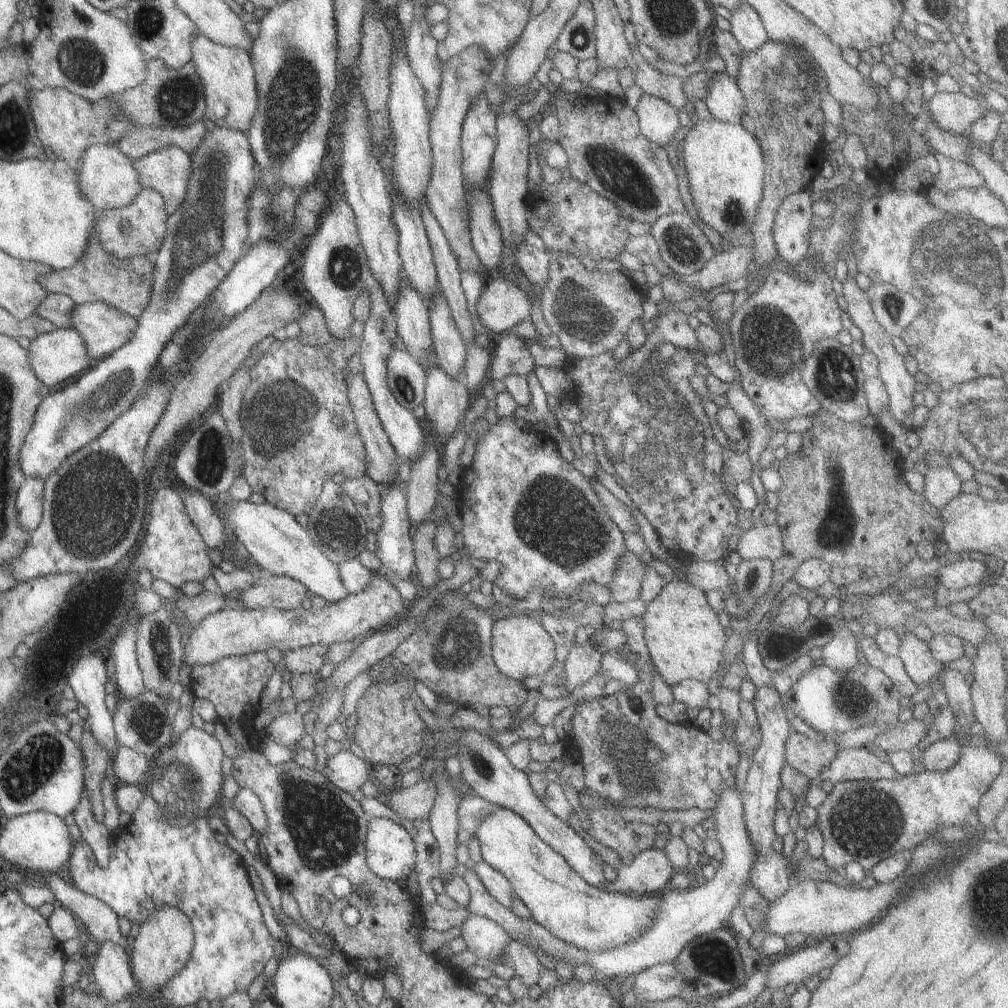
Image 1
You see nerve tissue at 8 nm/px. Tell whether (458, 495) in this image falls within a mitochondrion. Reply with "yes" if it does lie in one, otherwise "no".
no

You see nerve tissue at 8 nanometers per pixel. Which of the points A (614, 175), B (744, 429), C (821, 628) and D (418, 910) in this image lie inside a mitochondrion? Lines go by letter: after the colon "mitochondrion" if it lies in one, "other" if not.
A: mitochondrion
B: other
C: other
D: other

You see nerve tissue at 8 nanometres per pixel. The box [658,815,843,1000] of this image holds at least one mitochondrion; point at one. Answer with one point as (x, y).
(701, 956)

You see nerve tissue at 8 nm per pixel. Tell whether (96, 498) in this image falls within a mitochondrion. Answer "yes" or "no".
yes

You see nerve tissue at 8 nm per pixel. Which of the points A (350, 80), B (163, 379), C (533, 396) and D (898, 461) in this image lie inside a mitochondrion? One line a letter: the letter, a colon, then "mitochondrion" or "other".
A: other
B: other
C: other
D: other

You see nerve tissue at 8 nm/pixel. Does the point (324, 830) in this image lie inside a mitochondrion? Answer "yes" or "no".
yes

